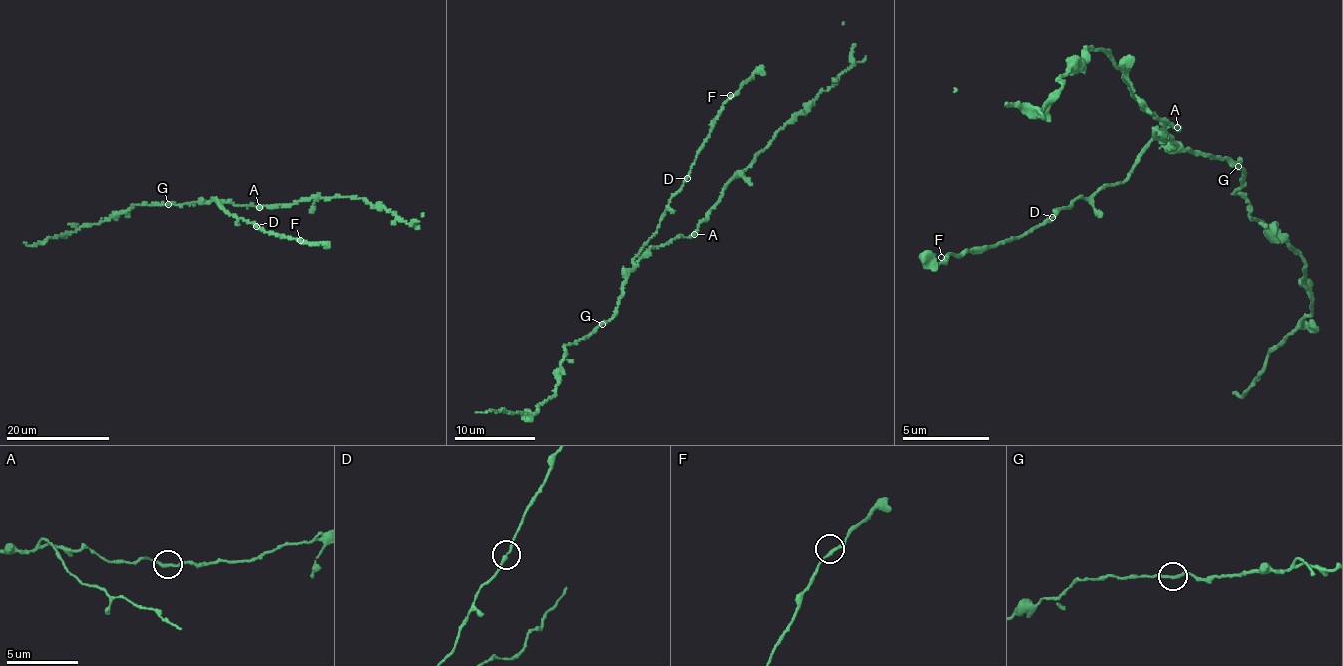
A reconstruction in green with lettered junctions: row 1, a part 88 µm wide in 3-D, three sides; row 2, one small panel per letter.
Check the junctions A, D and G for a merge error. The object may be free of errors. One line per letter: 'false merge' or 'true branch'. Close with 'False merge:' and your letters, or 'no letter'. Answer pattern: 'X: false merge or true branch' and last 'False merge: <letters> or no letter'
A: true branch
D: true branch
G: true branch
False merge: no letter

